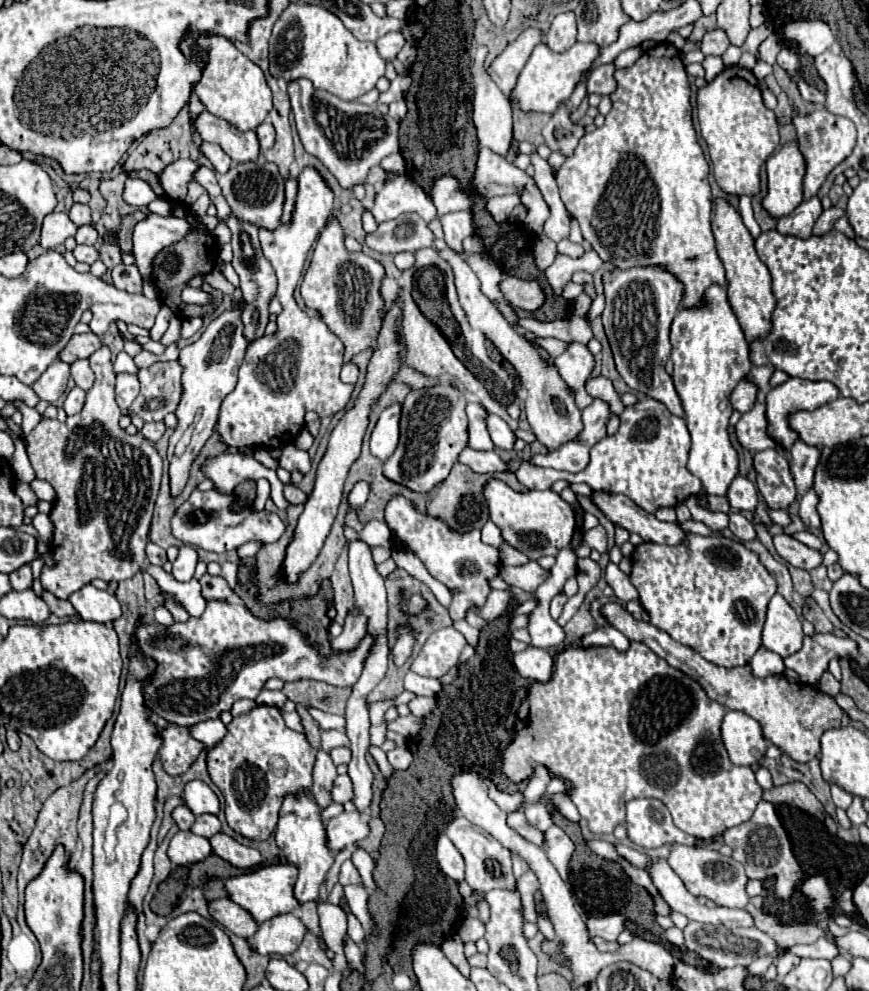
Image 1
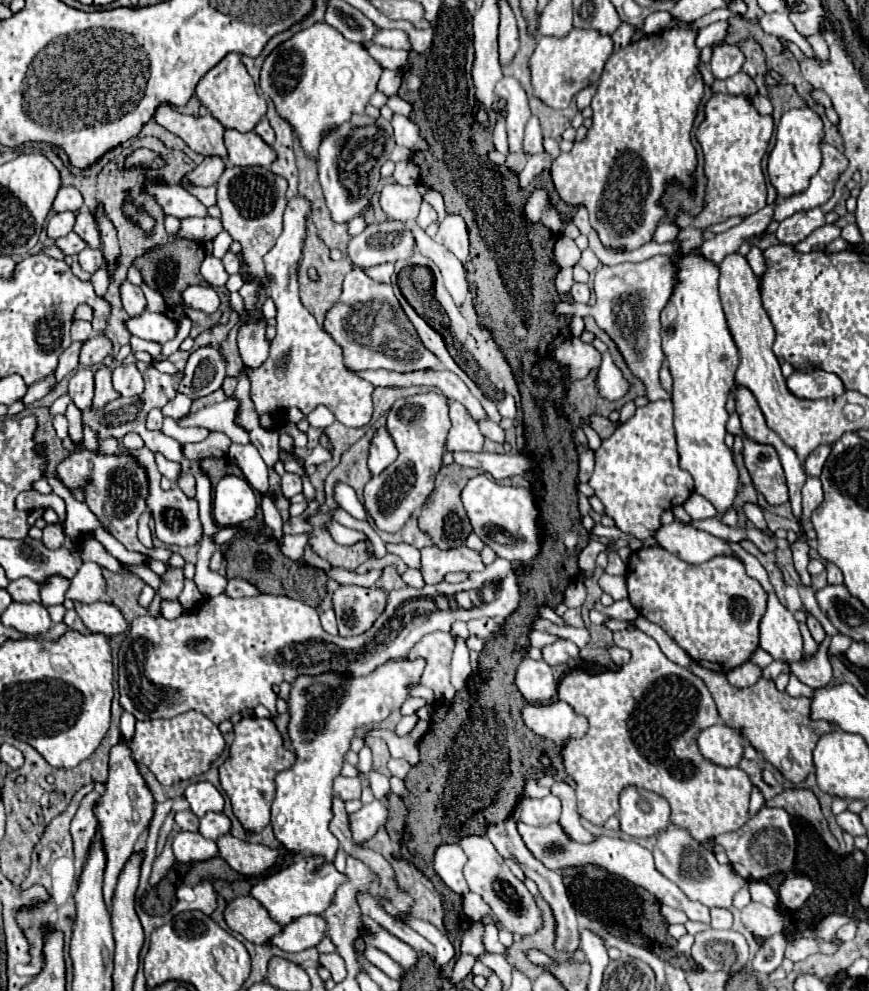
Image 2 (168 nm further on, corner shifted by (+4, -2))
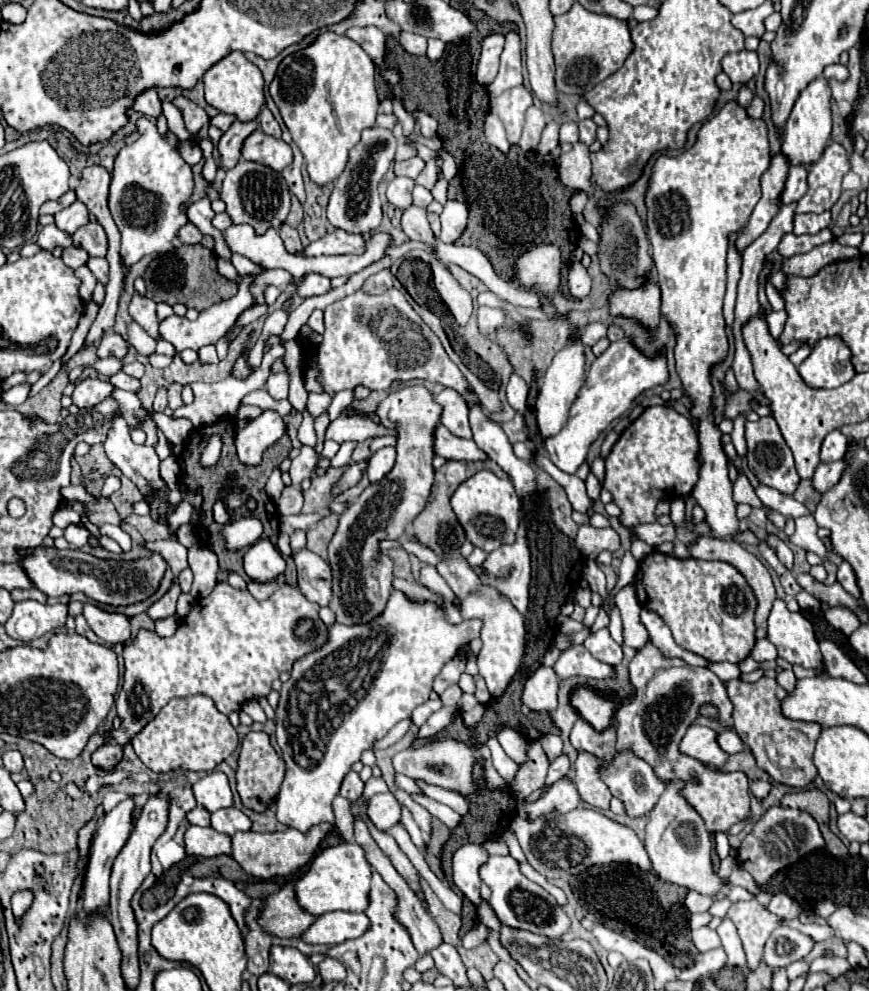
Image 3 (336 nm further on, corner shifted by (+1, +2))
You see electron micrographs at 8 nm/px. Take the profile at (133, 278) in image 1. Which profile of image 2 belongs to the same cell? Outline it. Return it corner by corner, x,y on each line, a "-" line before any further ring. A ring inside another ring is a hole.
128,280
120,284
120,296
122,296
122,304
124,304
124,310
128,312
128,316
138,316
146,308
146,298
144,298
142,290
138,286
130,284

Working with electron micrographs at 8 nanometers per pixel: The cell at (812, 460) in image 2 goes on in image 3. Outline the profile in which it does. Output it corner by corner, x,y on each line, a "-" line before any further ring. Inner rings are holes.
833,430
825,436
823,440
823,446
821,446
821,462
833,462
833,460
839,460
845,450
847,450
847,438
839,432
839,430

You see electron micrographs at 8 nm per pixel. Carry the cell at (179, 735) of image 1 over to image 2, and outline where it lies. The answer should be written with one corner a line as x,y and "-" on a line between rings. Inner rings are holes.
192,710
176,718
136,722
136,734
130,746
132,756
138,764
148,766
164,786
172,786
180,780
188,780
206,772
210,768
210,762
222,754
224,738
214,722
210,722
204,714

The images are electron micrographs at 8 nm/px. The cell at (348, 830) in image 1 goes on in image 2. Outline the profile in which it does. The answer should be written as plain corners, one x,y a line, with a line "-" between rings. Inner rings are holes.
374,800
370,804
364,804
358,812
348,816
350,832
356,844
362,844
364,840
372,838
380,826
384,826
386,820
386,804
382,800

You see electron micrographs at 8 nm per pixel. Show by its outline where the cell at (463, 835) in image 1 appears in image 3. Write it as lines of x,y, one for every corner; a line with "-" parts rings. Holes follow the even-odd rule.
491,856
489,862
481,866
481,878
491,888
489,904
493,906
503,924
543,934
547,938
561,938
571,928
571,920
557,904
557,900
539,884
525,878
519,870
519,864
511,856

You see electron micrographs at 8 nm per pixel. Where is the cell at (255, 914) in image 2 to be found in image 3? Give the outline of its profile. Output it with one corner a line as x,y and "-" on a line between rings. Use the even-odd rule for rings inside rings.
287,884
277,894
265,898
265,910
261,916
261,926
279,938
301,936
317,916
301,910
295,896
295,886

